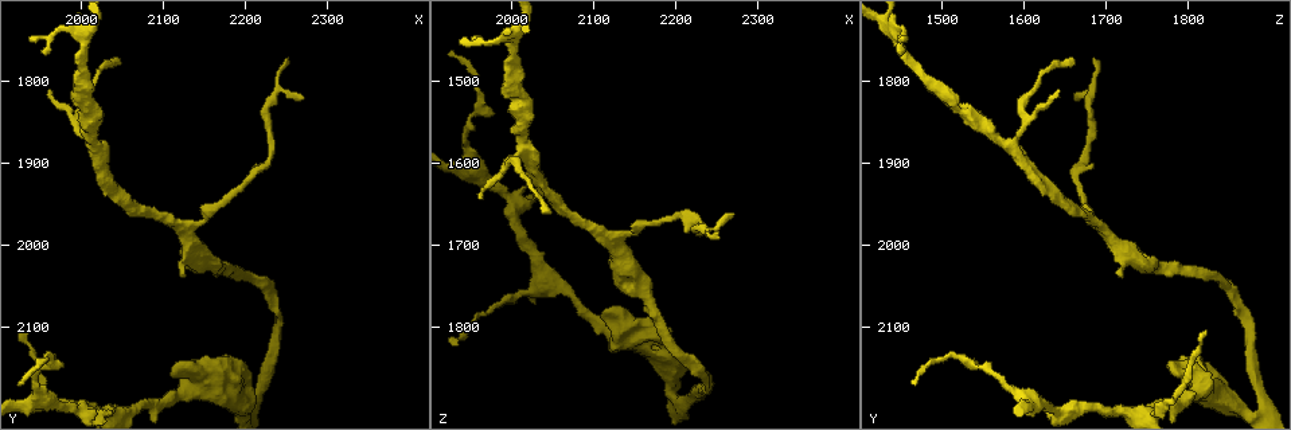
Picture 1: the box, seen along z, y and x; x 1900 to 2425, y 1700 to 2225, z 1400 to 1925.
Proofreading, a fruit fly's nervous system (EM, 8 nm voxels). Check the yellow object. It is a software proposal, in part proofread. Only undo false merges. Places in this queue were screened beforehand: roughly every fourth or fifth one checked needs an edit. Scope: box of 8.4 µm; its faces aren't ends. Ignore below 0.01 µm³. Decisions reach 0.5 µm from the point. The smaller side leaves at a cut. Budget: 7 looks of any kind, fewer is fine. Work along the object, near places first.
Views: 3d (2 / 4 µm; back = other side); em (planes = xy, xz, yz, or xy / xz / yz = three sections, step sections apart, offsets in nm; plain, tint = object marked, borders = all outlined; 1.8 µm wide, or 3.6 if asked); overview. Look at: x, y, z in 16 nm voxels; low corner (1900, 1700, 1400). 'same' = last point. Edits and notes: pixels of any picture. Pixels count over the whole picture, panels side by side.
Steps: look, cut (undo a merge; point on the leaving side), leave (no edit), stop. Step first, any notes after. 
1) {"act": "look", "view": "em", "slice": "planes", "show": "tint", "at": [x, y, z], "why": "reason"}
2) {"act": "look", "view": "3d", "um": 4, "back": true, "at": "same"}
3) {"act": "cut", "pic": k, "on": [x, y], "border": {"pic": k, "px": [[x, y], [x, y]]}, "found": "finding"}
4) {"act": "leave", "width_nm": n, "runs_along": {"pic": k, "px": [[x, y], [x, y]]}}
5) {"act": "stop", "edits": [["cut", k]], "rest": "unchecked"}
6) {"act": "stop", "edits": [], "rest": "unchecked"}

{"act": "look", "view": "3d", "um": 4, "at": [2005, 1750, 1440]}

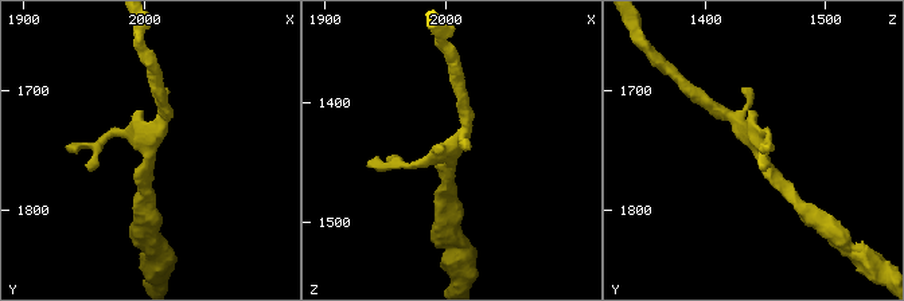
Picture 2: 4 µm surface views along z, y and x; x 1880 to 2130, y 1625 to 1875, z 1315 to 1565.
{"act": "look", "view": "em", "slice": "planes", "show": "tint", "at": [2004, 1746, 1444], "arms": 3, "why": "shape alone is not enough"}

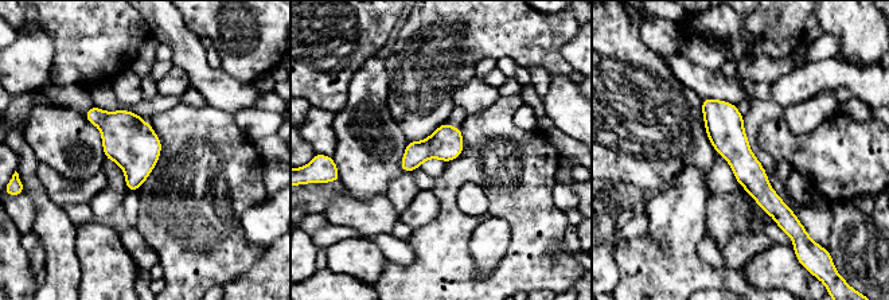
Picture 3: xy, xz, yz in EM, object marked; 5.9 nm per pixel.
{"act": "leave", "runs_along": {"pic": 3, "px": [[705, 101], [784, 219]]}, "found": "continuous, no second cell"}

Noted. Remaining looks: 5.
{"act": "look", "view": "3d", "um": 2, "at": [2015, 1885, 1585], "why": "arms part here"}

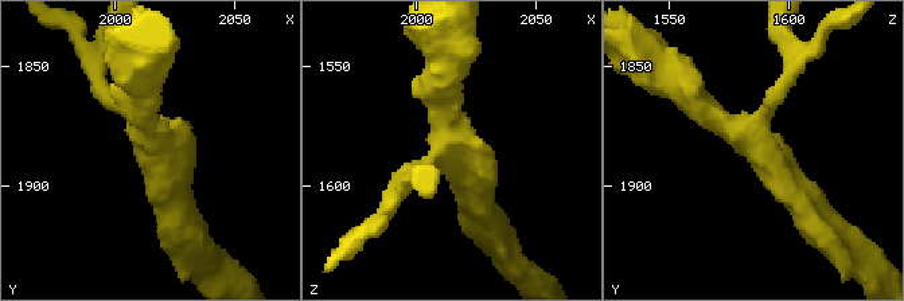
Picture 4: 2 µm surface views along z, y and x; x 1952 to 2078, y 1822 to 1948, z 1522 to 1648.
{"act": "look", "view": "em", "slice": "planes", "show": "plain", "at": [2019, 1881, 1584], "arms": 3, "why": "shape alone is not enough"}

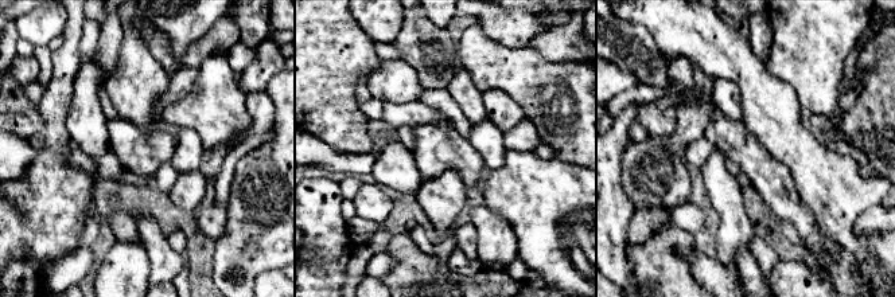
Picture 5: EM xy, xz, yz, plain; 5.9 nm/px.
{"act": "look", "view": "em", "slice": "planes", "show": "tint", "at": "same", "why": "with the object marked"}

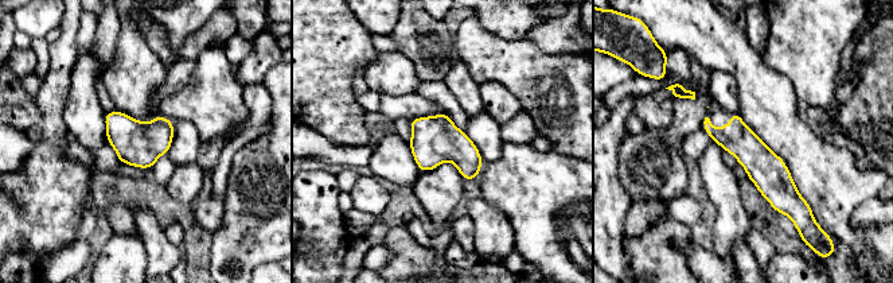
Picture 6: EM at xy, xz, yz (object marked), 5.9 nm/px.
{"act": "leave", "runs_along": {"pic": 6, "px": [[708, 124], [775, 182], [786, 210]]}, "found": "all the same cell"}

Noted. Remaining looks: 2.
{"act": "look", "view": "3d", "um": 4, "at": [2165, 2180, 1820], "why": "thick turns thin"}

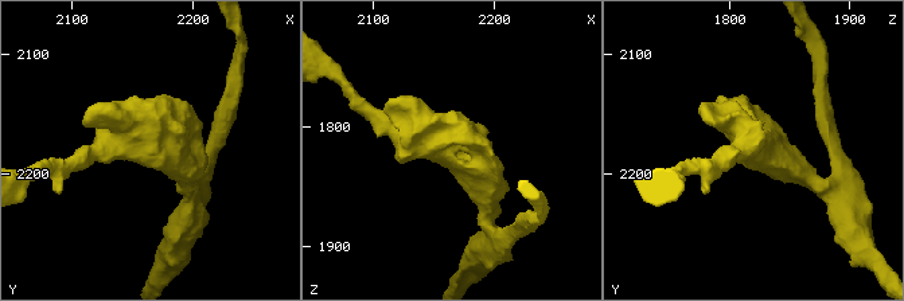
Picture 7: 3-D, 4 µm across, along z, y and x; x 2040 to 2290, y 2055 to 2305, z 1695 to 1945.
{"act": "look", "view": "em", "slice": "planes", "show": "tint", "at": [2166, 2178, 1816]}

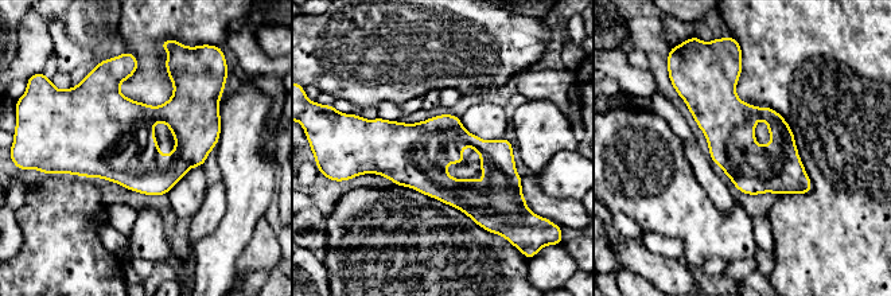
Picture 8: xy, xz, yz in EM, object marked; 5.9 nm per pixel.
{"act": "leave", "runs_along": {"pic": 8, "px": [[738, 69], [730, 128], [806, 190]]}, "found": "all the same cell"}

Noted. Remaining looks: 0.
{"act": "stop", "edits": [], "rest": "unchecked"}

